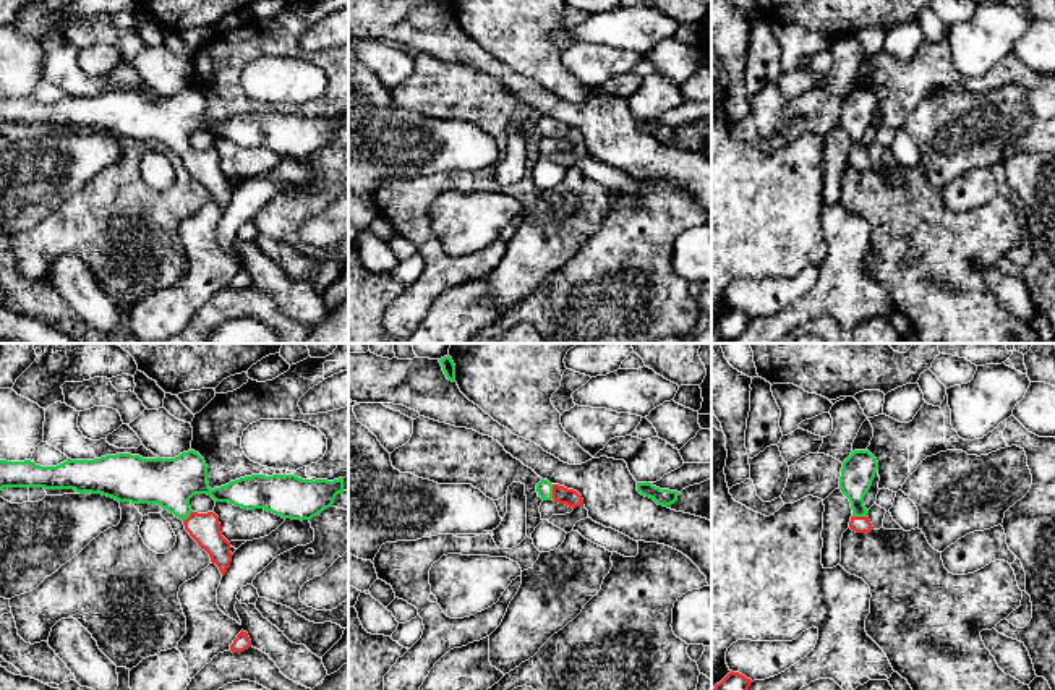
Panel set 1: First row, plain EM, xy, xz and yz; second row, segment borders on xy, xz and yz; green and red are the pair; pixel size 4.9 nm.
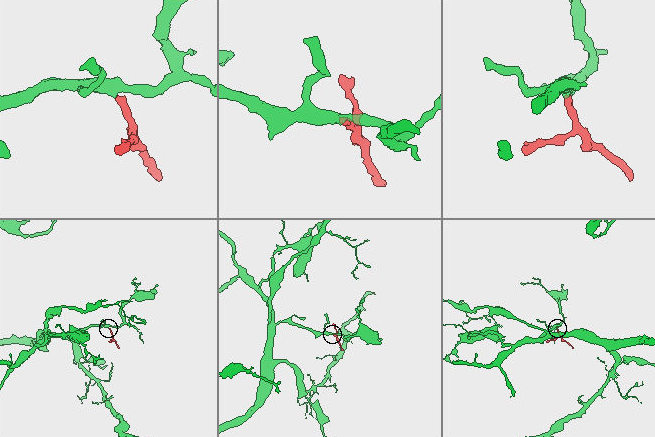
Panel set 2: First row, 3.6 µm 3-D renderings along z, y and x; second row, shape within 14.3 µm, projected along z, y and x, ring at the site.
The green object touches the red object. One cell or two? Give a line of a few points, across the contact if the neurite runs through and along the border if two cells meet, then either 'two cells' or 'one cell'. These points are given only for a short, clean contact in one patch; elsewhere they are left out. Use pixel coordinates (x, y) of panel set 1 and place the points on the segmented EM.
line xz (543, 488), (551, 491), (561, 494); one cell

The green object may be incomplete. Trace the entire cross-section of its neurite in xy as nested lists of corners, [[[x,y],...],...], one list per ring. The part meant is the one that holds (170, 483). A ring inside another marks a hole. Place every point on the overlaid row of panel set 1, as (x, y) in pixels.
[[[188,450],[175,458],[143,458],[131,454],[94,460],[68,458],[57,466],[0,460],[0,489],[3,488],[75,489],[118,502],[157,504],[183,522],[224,577],[233,556],[230,543],[222,536],[214,512],[191,510],[193,496],[207,494],[216,502],[248,510],[264,509],[282,518],[303,522],[332,507],[335,496],[344,492],[344,478],[313,481],[295,475],[251,475],[211,489],[204,458]]]

